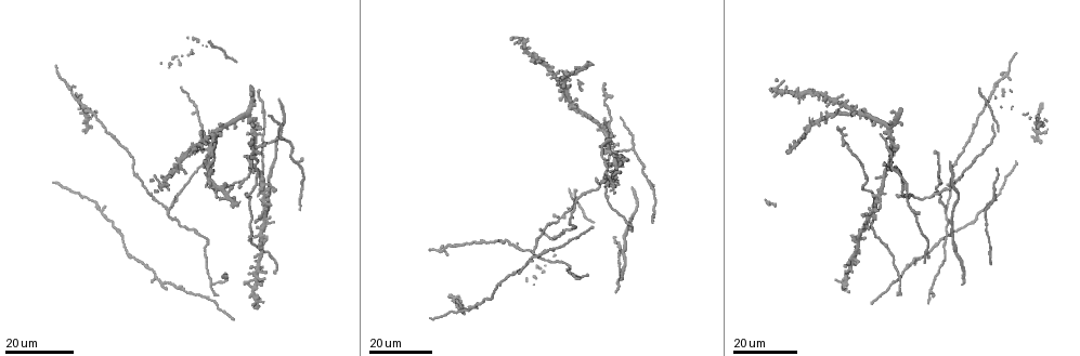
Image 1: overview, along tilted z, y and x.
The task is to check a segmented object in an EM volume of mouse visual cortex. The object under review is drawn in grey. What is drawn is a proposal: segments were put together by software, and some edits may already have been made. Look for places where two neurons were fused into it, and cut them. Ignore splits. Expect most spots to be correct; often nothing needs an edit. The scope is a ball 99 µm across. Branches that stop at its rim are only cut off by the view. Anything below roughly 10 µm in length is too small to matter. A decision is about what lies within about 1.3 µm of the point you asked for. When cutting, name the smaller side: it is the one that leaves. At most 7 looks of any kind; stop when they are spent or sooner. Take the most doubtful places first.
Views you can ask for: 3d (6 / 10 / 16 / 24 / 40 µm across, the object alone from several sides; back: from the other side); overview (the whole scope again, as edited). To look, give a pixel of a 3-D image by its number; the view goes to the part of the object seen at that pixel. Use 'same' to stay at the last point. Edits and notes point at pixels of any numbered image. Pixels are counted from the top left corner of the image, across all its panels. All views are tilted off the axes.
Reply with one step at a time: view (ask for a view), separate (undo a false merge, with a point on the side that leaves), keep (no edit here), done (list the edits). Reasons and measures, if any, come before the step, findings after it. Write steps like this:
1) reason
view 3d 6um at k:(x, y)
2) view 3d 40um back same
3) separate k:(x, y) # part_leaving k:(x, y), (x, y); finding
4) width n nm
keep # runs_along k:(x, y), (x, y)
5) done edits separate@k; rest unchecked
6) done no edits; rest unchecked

three-way junction
view 3d 16um at 1:(946, 208)

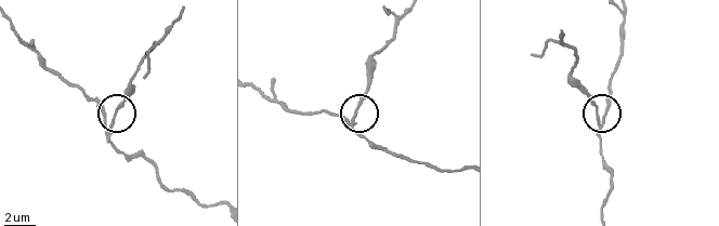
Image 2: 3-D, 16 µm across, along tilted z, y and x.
view 3d 6um at 2:(105, 120)

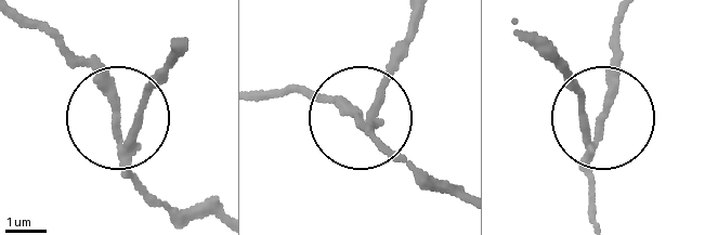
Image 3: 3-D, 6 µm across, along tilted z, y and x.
side_arm 84 um
separate 3:(145, 102) # part_leaving 3:(127, 152), (169, 48); two neurons meet here

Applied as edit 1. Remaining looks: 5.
four or more arms meet
view 3d 24um at 1:(1006, 74)

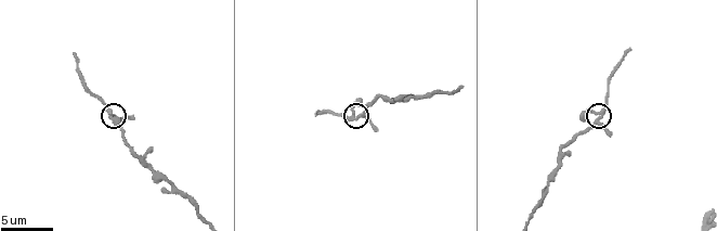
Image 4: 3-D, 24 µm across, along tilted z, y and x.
view 3d 6um at 4:(596, 122)

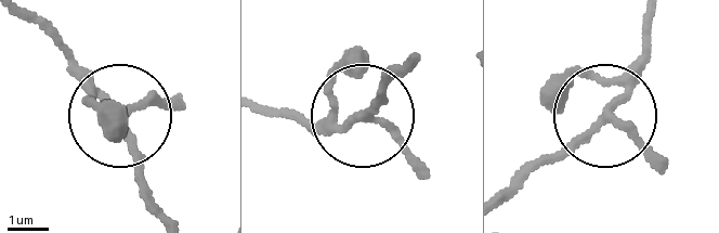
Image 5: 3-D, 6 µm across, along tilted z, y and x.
arms 4
keep # one neuron here

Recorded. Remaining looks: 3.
arms part here
view 3d 16um at 1:(251, 219)

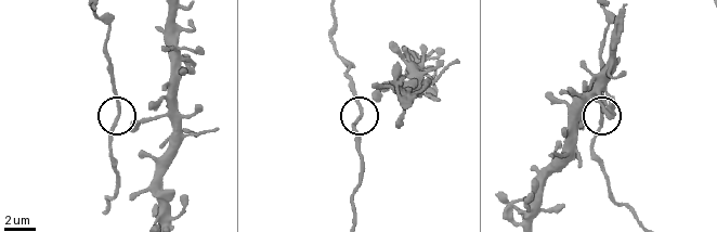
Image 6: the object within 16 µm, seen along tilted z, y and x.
view 3d 10um at 6:(115, 121)

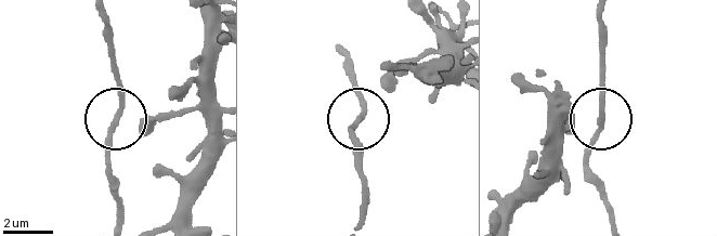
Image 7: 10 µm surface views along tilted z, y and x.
zoom in
view 3d 6um at 7:(600, 122)

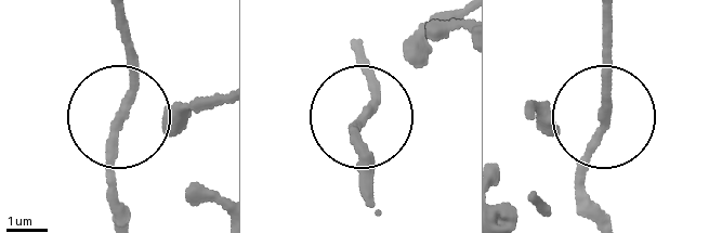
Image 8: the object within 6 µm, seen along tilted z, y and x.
keep # runs_along 8:(535, 113), (549, 128), (603, 113), (586, 204); all the same neuron

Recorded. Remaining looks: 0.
done edits separate@3; rest unchecked

